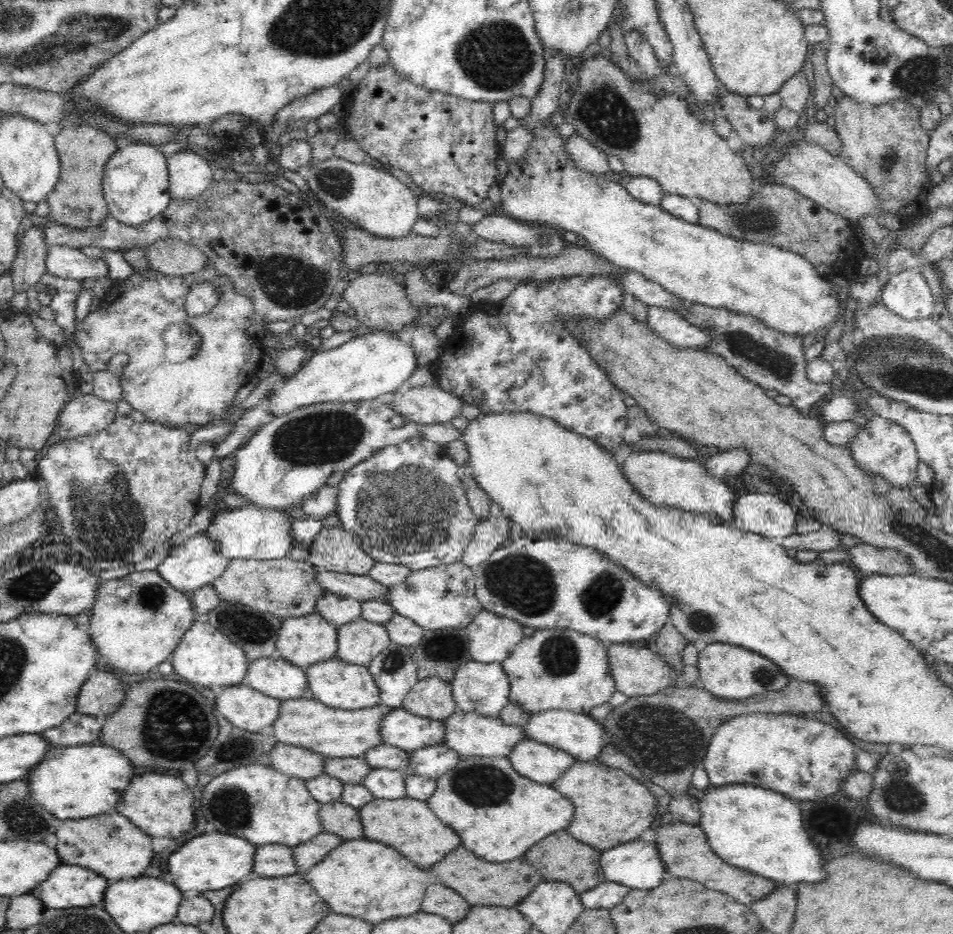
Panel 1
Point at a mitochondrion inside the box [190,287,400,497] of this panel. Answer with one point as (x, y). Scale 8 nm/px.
(318, 438)

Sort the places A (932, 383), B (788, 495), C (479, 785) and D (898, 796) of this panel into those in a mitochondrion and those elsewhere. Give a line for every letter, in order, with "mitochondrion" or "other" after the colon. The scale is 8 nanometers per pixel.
A: mitochondrion
B: other
C: mitochondrion
D: mitochondrion

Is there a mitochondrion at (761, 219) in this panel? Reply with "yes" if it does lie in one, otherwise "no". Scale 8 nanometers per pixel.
yes

